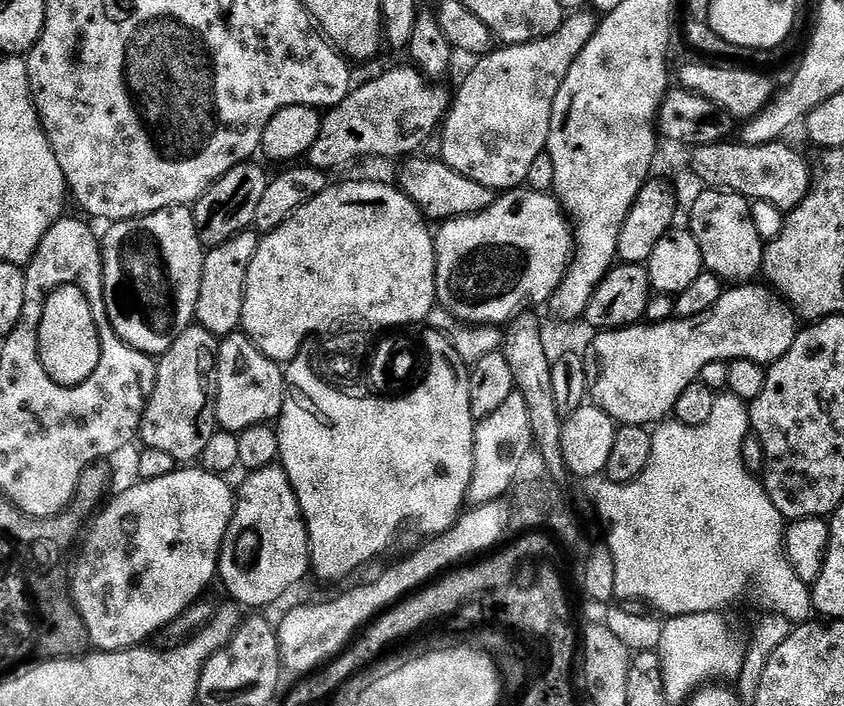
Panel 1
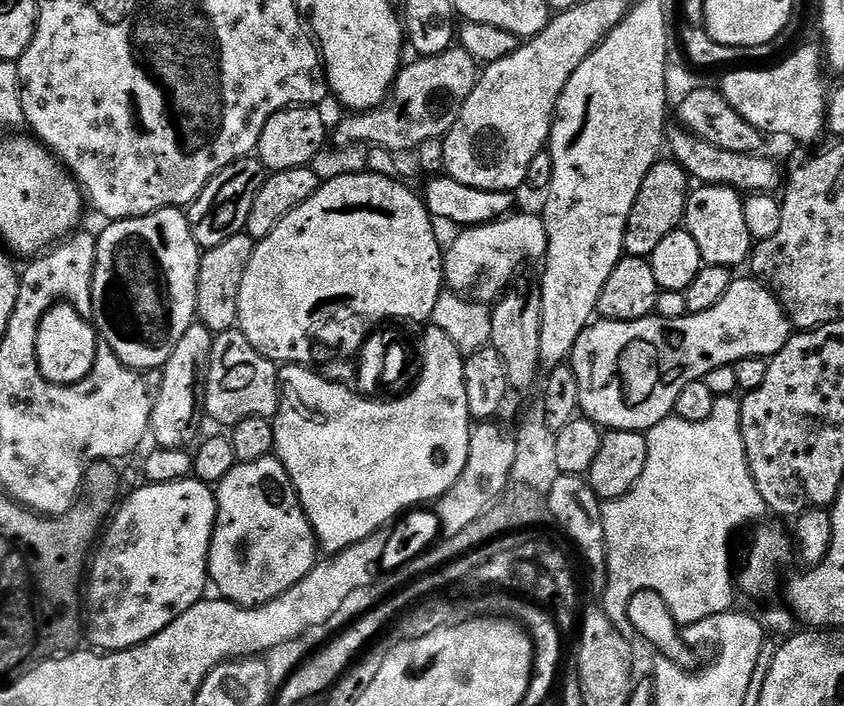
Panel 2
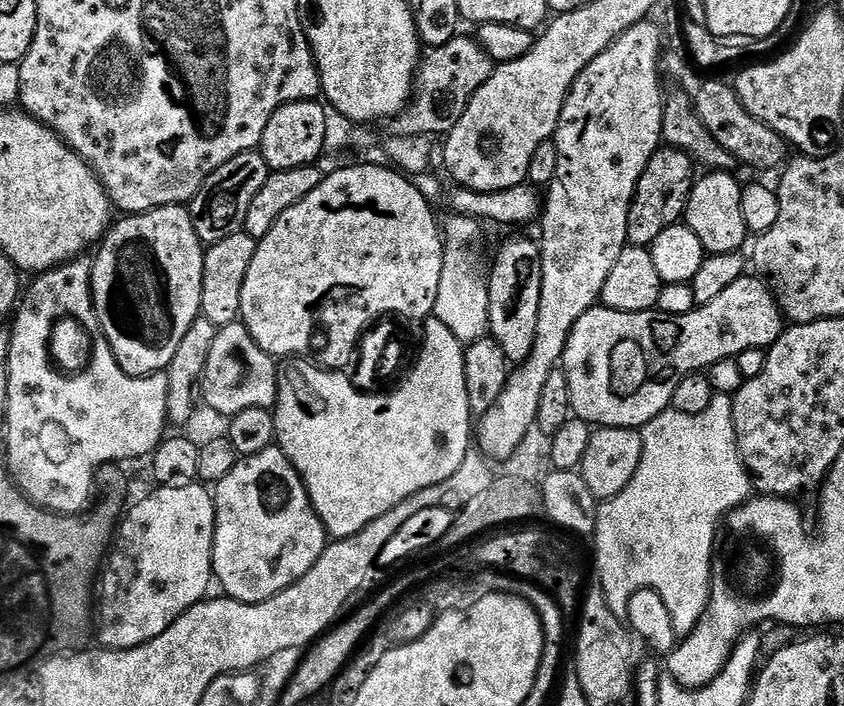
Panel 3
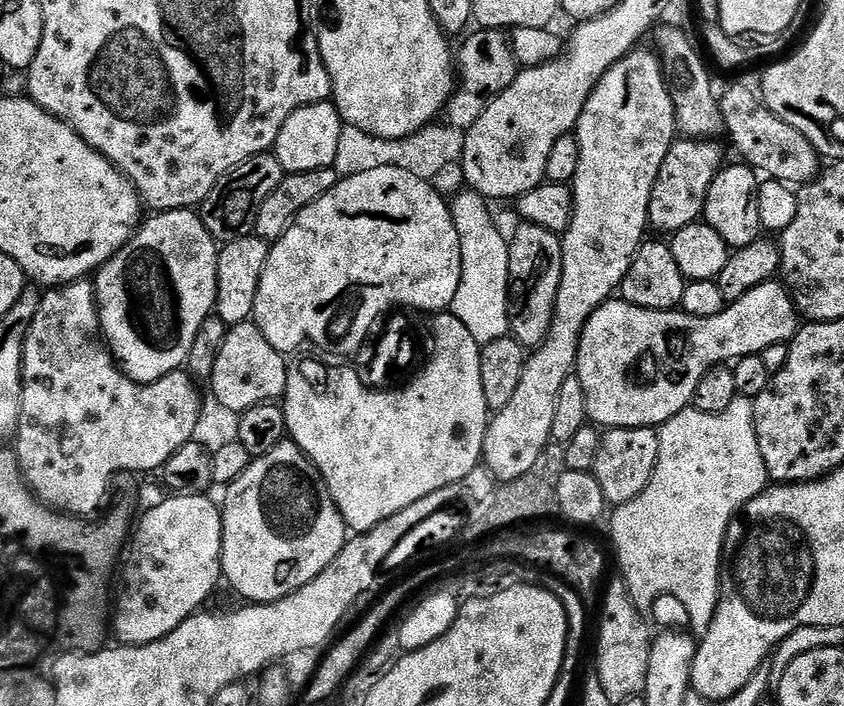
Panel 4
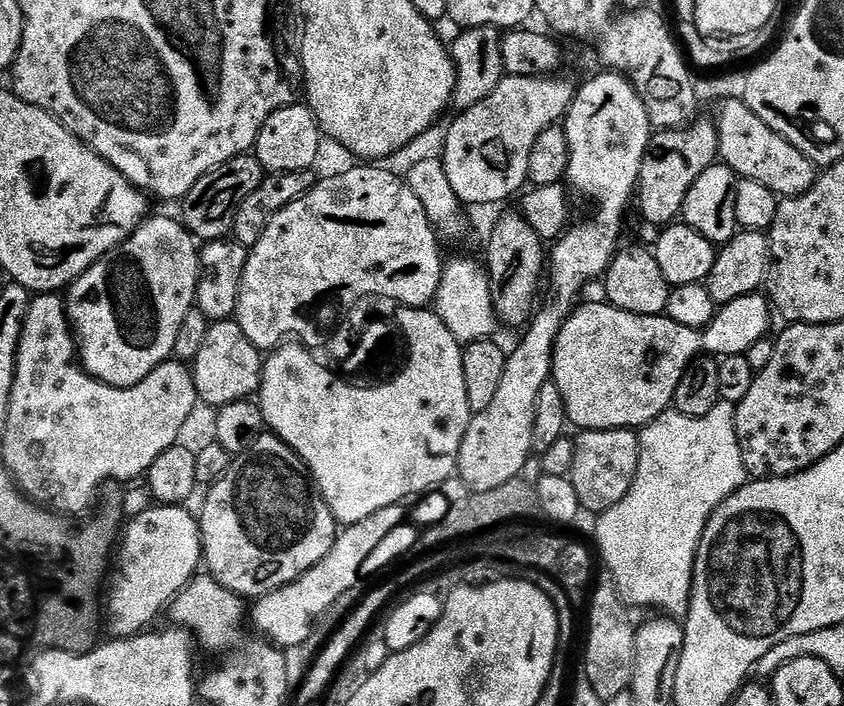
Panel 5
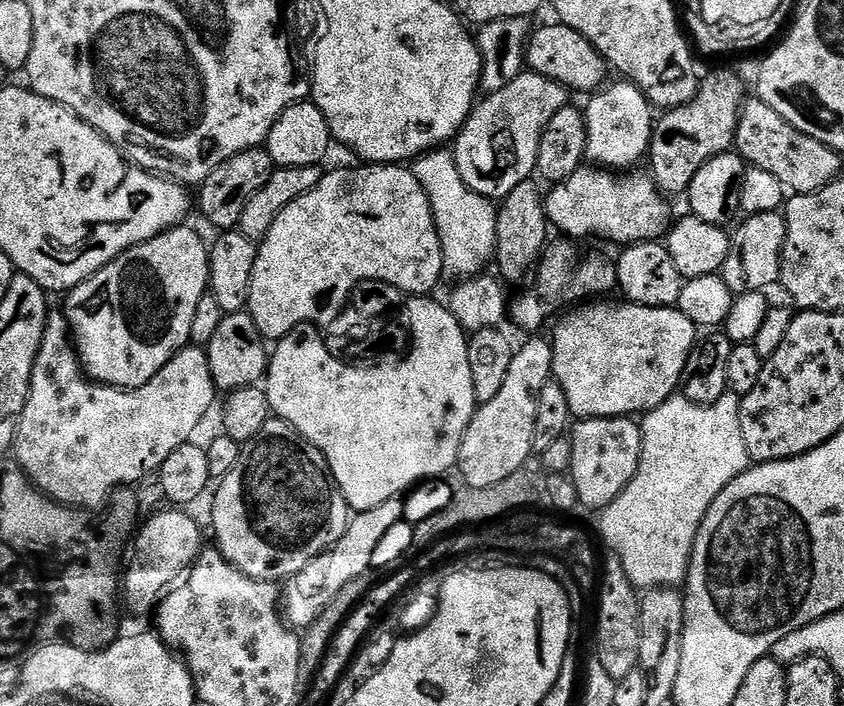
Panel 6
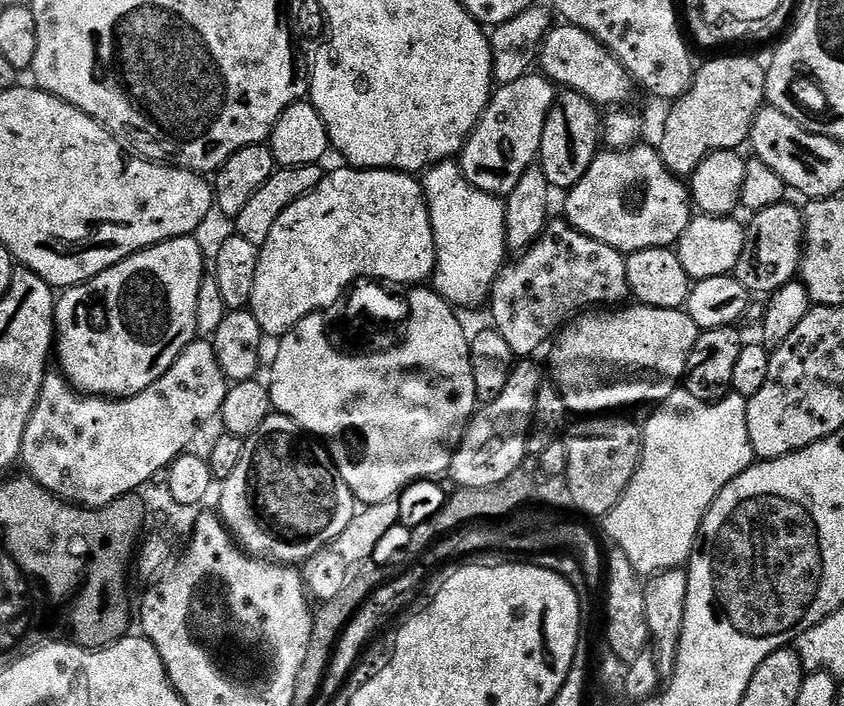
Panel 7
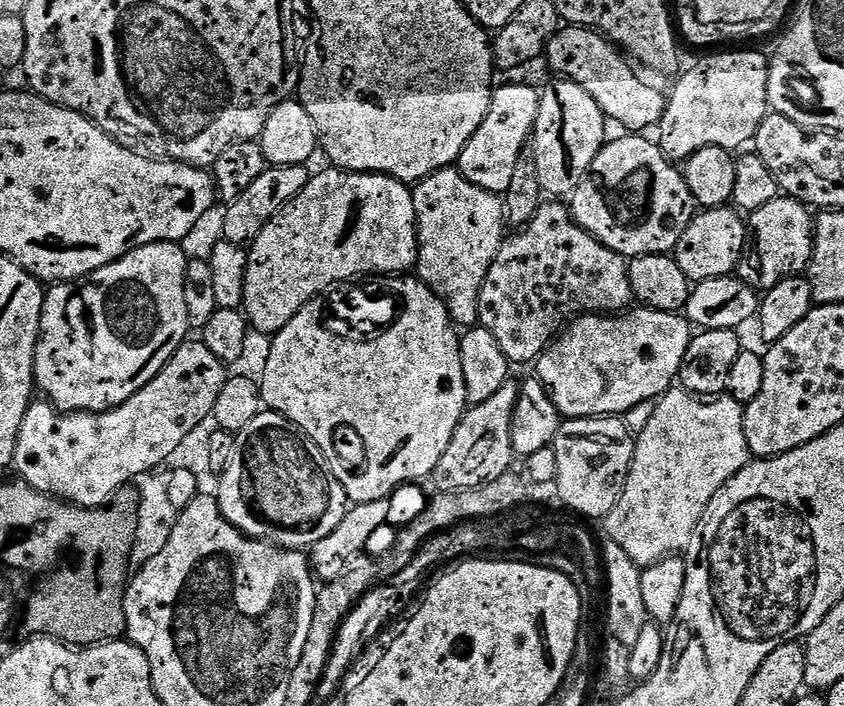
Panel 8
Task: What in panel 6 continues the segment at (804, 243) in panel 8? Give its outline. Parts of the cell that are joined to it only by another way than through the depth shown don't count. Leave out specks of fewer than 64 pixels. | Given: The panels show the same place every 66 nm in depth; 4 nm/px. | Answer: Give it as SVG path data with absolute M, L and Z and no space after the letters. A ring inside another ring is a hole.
M779 211L754 212L744 219L748 220L741 219L735 225L736 233L734 231L731 233L732 248L728 251L722 269L726 286L733 294L764 292L780 278L780 259L786 236L783 215Z

